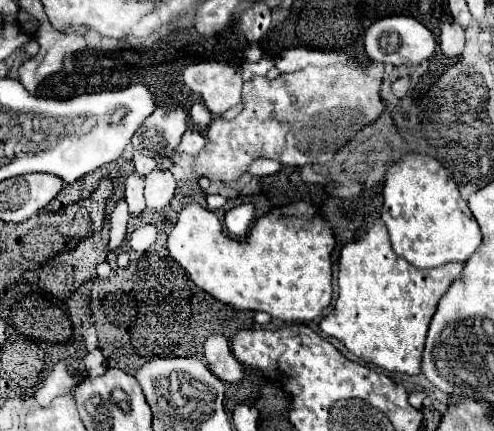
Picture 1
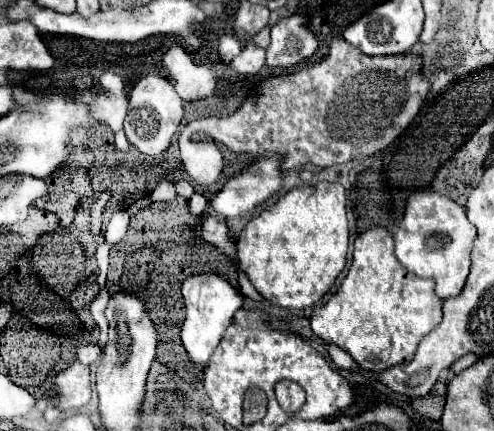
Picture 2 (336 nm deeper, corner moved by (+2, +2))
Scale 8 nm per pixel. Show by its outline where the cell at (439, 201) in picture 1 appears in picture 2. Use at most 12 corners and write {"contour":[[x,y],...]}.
{"contour":[[407,200],[395,256],[437,296],[459,296],[475,234],[459,204]]}

